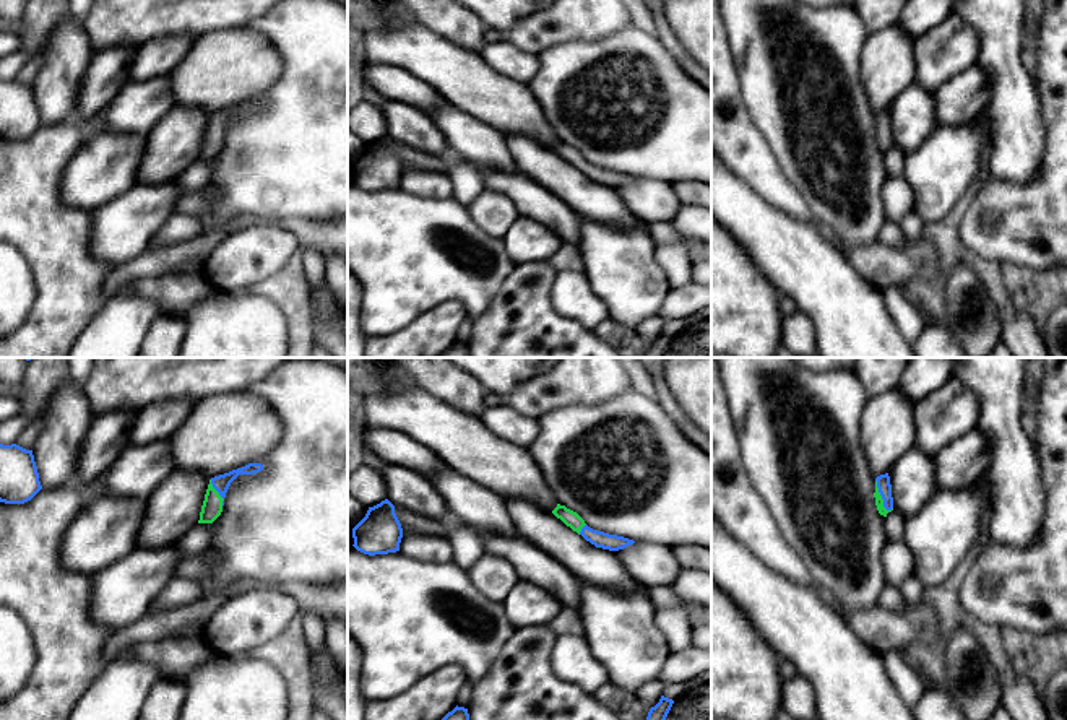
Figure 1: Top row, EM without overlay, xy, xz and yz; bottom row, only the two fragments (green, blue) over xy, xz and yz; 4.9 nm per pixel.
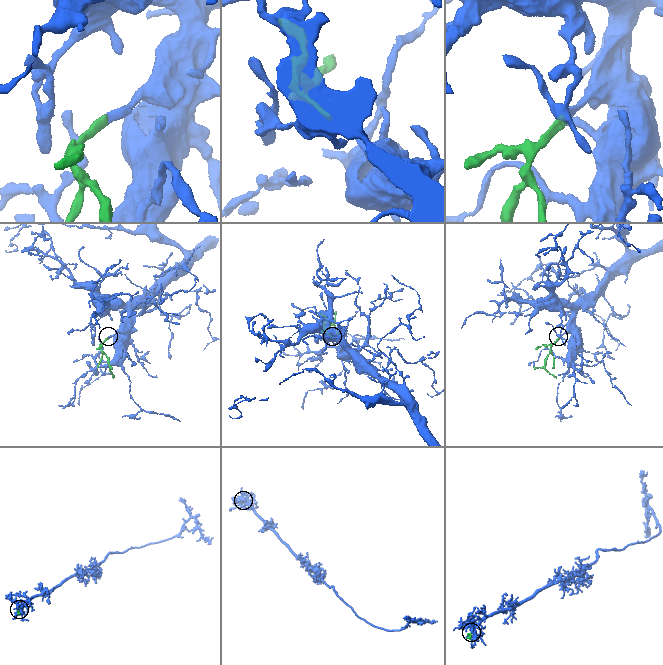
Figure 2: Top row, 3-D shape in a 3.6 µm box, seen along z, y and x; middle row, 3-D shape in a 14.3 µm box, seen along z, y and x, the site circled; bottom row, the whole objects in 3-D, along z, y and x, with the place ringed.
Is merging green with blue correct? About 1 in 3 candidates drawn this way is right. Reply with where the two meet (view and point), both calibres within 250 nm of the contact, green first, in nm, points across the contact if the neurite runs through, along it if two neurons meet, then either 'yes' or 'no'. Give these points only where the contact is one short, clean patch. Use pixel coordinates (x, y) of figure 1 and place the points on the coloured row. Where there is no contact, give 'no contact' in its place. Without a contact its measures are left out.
yz (881, 496) | 50/70 nm | across yz (879, 501), (881, 496), (884, 485) | yes

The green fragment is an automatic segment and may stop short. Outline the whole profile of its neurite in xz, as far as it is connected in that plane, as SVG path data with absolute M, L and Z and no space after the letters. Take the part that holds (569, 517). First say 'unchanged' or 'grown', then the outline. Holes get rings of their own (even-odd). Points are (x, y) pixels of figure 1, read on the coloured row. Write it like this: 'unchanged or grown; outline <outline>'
grown; outline M557 504L552 514L596 548L619 551L635 543L633 540L624 536L590 528L577 512L567 509L565 505Z

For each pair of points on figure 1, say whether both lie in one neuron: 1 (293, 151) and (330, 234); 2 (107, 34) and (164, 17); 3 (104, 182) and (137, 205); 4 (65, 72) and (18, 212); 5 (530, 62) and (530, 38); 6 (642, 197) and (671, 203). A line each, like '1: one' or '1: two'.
1: two
2: one
3: two
4: two
5: two
6: one

